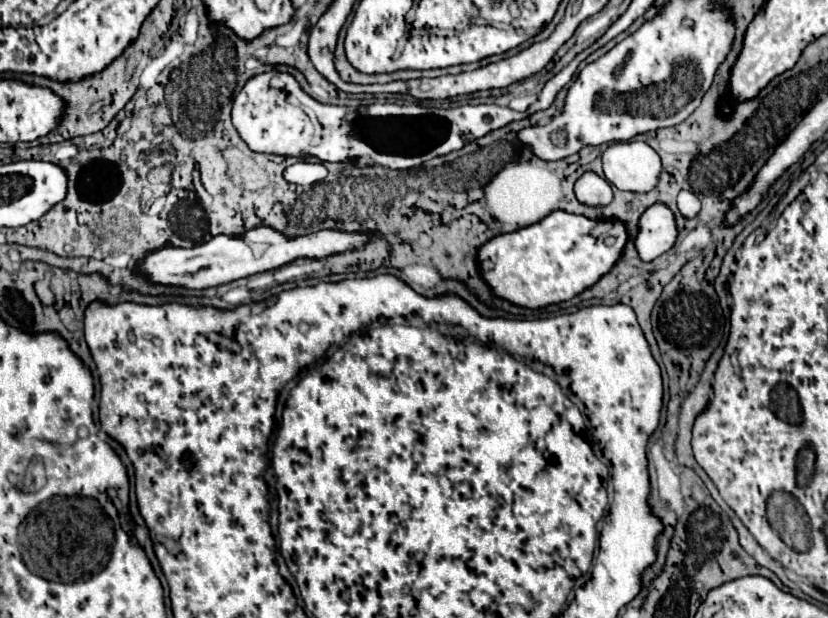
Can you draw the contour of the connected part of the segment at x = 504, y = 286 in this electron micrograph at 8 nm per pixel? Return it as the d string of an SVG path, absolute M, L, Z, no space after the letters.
M553 211L545 219L533 223L533 225L527 225L513 233L503 233L503 235L489 239L485 245L479 247L477 261L493 263L493 267L489 271L481 271L481 275L495 297L505 299L517 307L543 309L547 305L573 299L581 291L593 287L605 273L609 273L609 269L621 257L625 241L627 241L627 231L621 221L611 221L611 219L593 221L583 215Z

